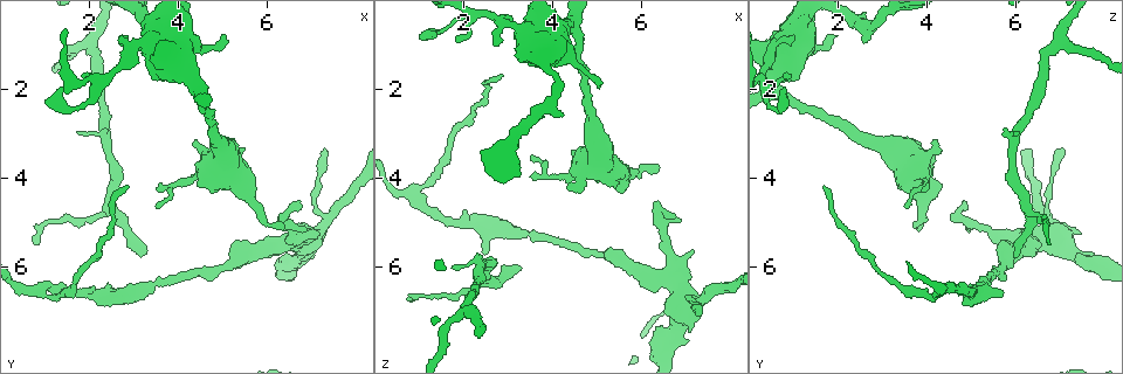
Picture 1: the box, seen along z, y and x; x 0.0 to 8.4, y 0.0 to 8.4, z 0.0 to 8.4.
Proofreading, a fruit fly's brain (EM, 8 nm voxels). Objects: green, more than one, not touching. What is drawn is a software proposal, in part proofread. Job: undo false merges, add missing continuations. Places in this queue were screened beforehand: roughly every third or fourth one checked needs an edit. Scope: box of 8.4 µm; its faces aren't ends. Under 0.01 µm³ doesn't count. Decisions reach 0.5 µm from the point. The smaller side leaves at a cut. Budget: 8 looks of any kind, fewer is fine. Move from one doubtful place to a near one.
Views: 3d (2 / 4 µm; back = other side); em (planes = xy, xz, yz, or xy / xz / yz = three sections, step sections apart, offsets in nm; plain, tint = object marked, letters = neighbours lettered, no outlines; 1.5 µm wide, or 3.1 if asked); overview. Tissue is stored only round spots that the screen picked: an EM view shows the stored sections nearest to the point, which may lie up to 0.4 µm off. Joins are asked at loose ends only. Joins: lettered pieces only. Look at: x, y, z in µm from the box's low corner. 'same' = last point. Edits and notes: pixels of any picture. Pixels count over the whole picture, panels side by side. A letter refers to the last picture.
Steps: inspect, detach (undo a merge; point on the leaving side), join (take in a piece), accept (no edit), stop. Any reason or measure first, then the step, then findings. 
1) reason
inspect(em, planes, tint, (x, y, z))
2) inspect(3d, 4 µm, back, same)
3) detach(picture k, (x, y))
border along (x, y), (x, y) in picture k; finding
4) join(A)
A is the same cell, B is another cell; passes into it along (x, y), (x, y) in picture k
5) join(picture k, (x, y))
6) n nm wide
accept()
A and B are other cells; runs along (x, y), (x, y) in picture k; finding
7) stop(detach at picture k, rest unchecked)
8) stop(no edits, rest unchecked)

a narrow waist
inspect(em, xy, step 4, tint, (7.10, 4.45, 6.65))

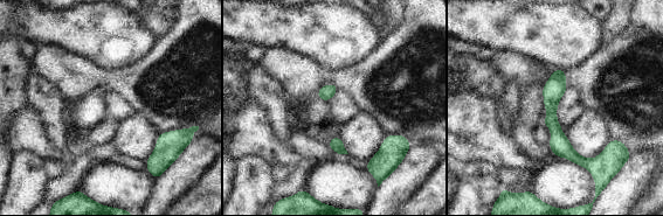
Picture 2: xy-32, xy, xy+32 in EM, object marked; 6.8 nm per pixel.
inspect(em, planes, letters, same)

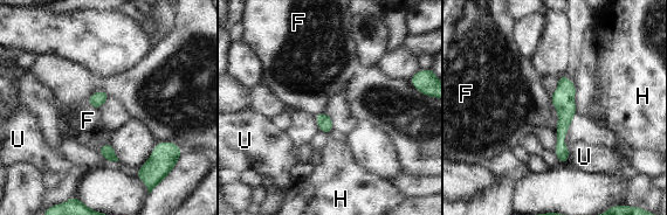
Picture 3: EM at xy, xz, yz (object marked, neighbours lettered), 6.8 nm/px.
100 nm wide
accept()
F, H and U are other cells; border along (88, 103), (98, 109) in picture 3; all the same neuron

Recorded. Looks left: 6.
a fork
inspect(em, planes, tint, (2.40, 4.70, 6.25))

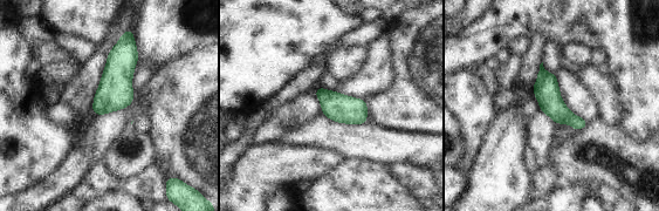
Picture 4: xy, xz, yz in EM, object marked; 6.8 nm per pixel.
see the neighbours
inspect(em, planes, letters, same)

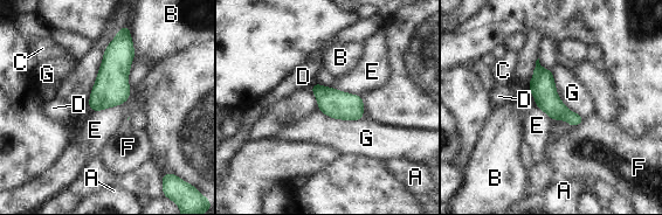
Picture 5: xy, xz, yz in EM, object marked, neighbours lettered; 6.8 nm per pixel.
180 nm wide
accept()
A, B, C, D, E, F and G are other cells; continuous, no second neuron

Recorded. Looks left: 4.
inspect(3d, 2 µm, (1.70, 3.00, 6.00))

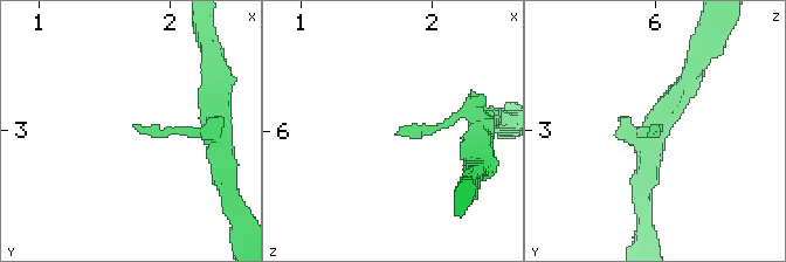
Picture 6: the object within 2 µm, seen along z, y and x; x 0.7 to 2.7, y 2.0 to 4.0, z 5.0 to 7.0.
inspect(em, planes, tint, (1.76, 2.96, 5.96))

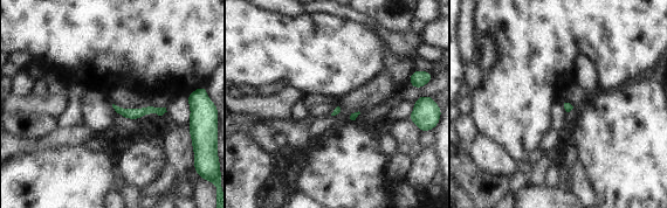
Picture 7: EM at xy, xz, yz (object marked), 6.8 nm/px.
what lies round it
inspect(em, planes, letters, same)

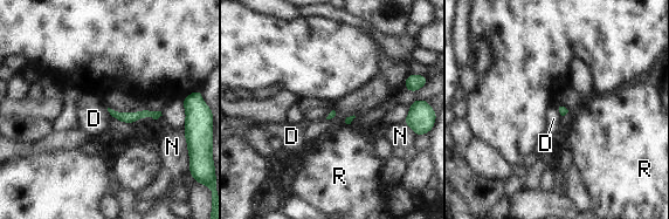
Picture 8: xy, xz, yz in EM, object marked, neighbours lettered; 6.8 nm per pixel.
D touches over 90 nm
accept()
D, N and R are other cells; none of them fits

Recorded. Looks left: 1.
stop(no edits, rest unchecked)

